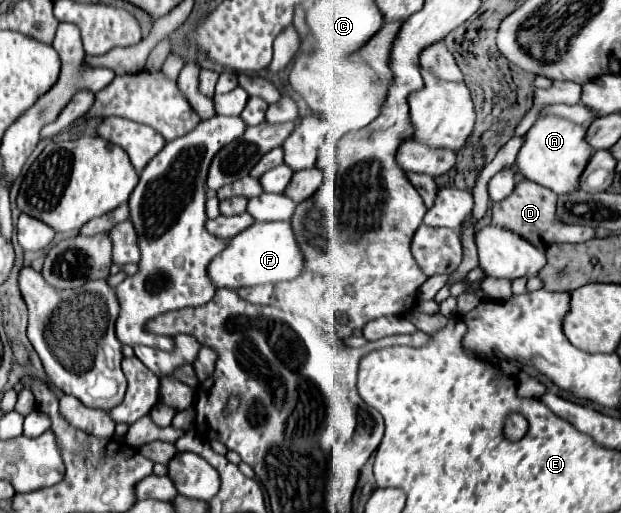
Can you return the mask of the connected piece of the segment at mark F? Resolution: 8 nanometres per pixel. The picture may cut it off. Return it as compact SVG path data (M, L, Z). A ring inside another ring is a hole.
M253 222L247 230L233 236L223 252L207 266L207 276L217 288L243 288L293 280L303 270L303 254L295 242L289 222Z

